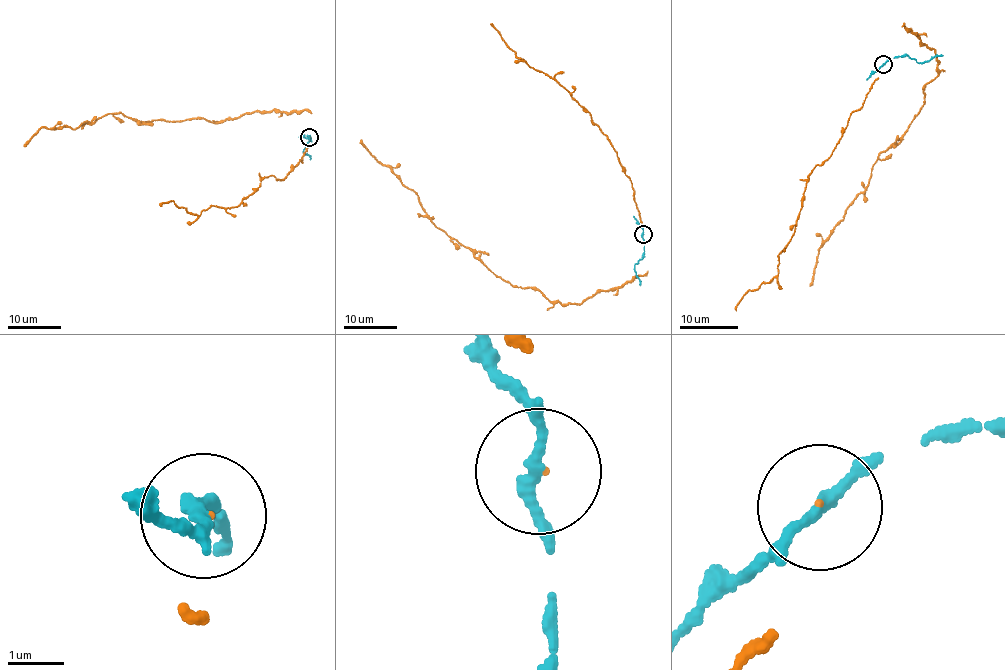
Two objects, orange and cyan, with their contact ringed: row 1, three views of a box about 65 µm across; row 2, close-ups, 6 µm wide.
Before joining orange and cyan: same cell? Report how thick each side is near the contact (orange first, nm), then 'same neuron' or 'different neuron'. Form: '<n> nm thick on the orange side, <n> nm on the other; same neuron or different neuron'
30 nm thick on the orange side, 200 nm on the other; different neuron

